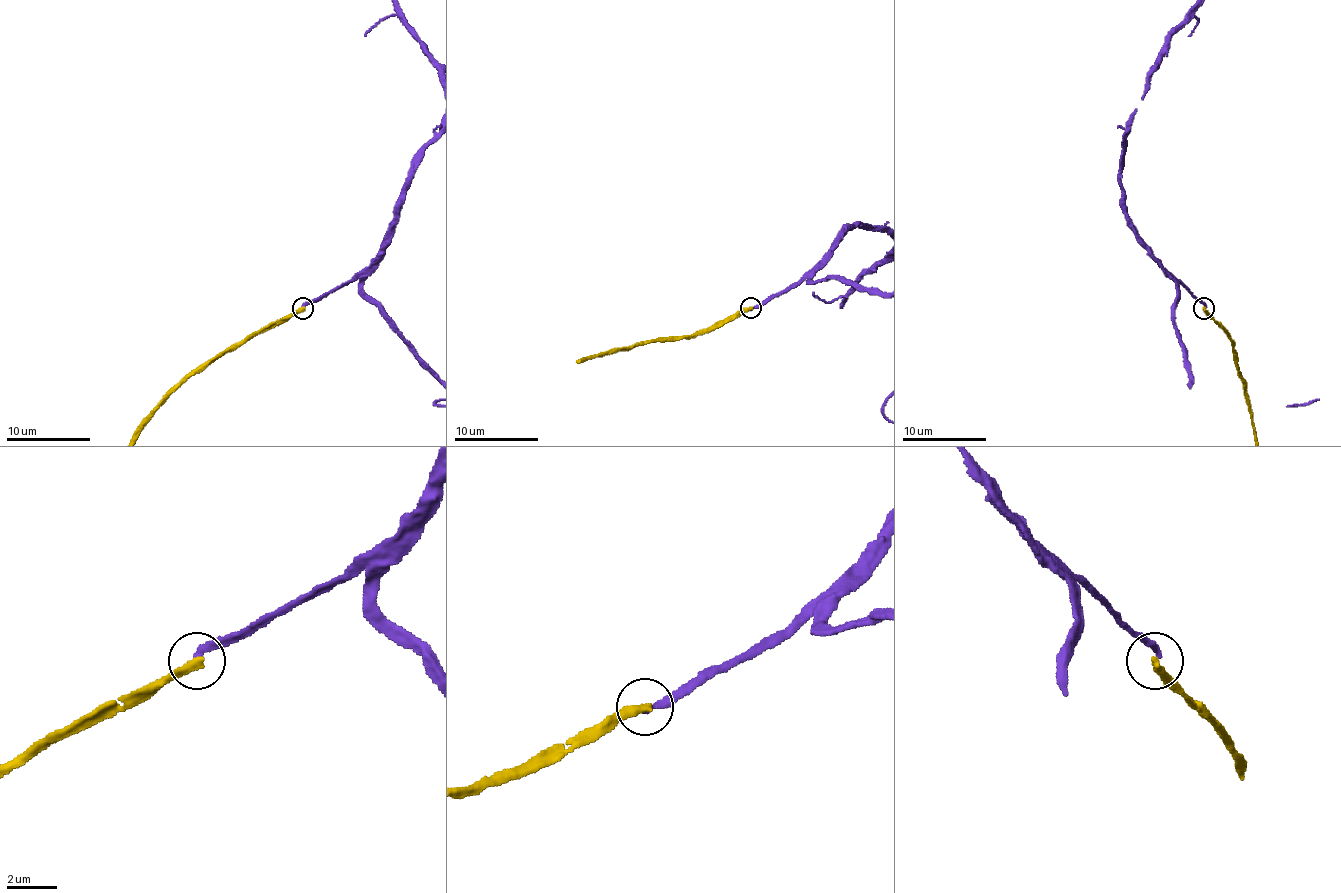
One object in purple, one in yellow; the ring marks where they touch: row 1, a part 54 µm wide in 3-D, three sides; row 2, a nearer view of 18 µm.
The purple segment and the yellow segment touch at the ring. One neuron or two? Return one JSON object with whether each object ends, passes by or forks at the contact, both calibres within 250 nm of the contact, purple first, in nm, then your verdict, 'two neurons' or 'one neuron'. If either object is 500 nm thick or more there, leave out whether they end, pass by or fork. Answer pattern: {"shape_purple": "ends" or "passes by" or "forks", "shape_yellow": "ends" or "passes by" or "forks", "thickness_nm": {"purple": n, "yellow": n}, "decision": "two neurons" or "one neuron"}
{"shape_purple": "ends", "shape_yellow": "ends", "thickness_nm": {"purple": 240, "yellow": 340}, "decision": "two neurons"}

